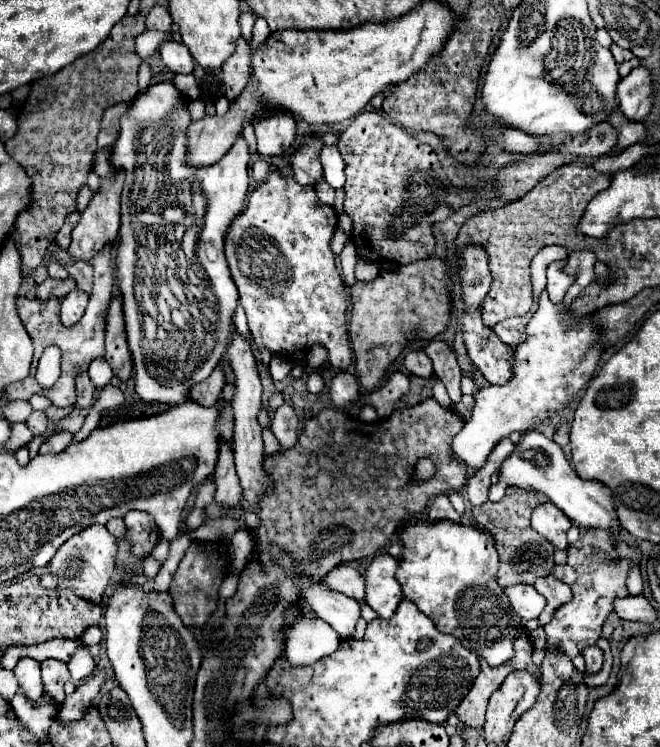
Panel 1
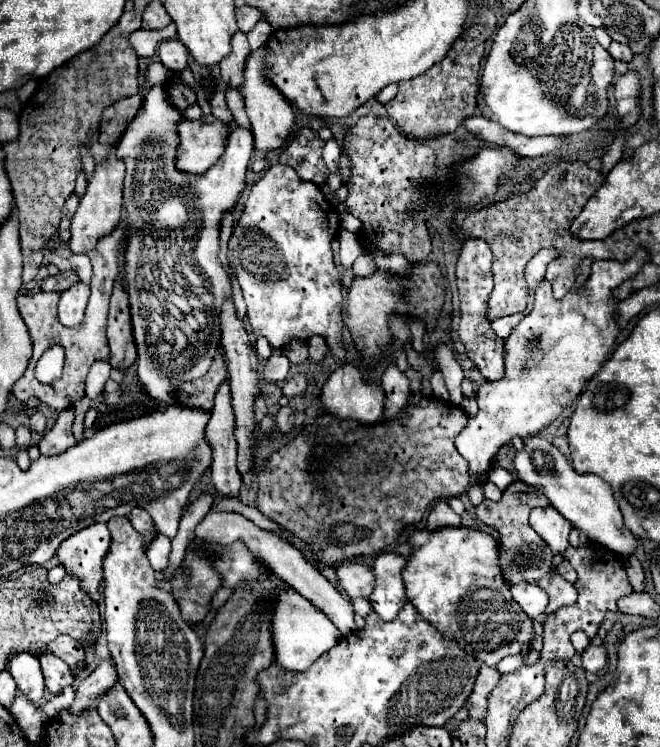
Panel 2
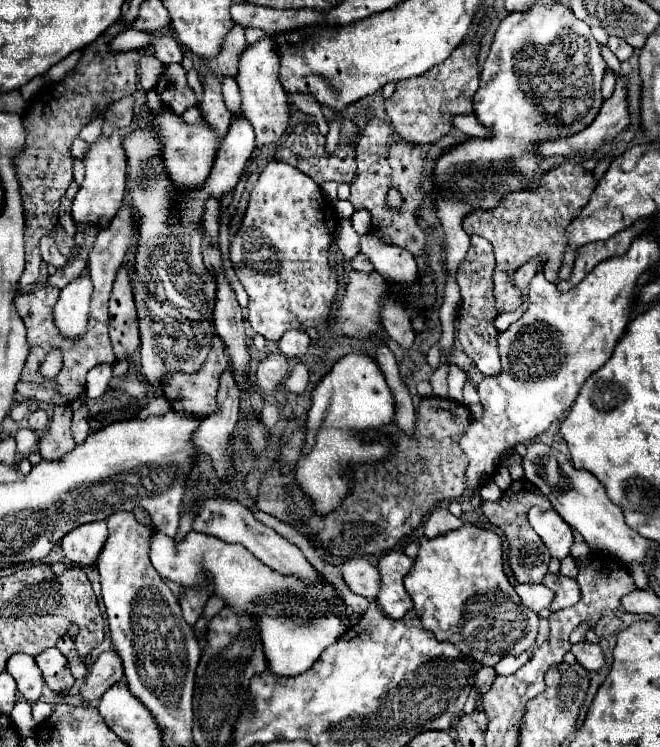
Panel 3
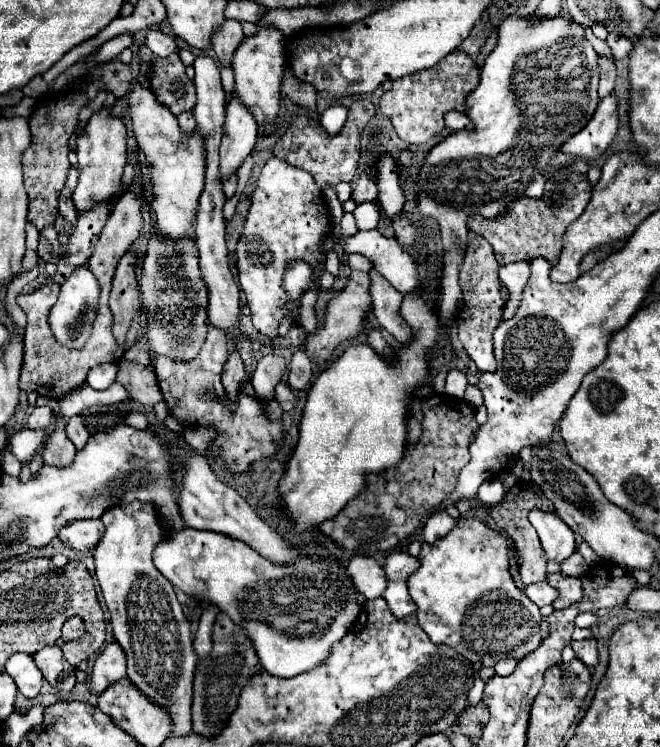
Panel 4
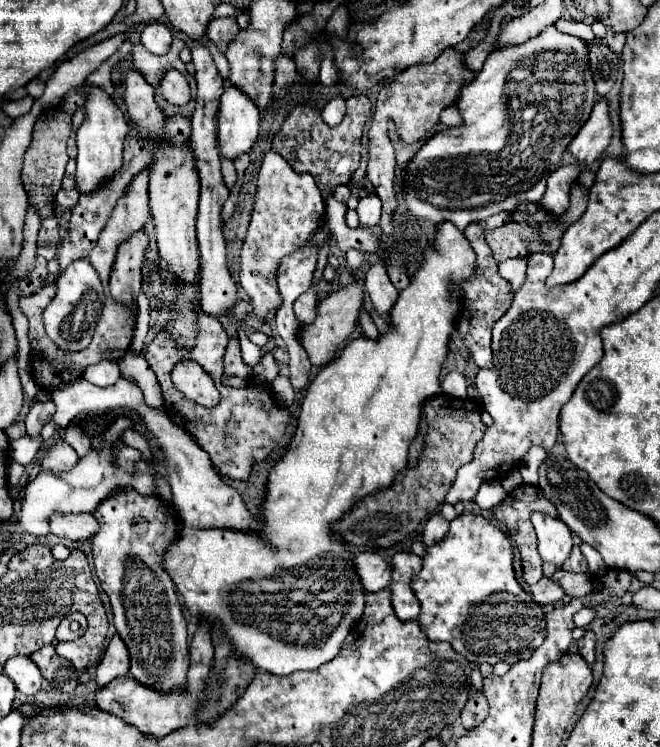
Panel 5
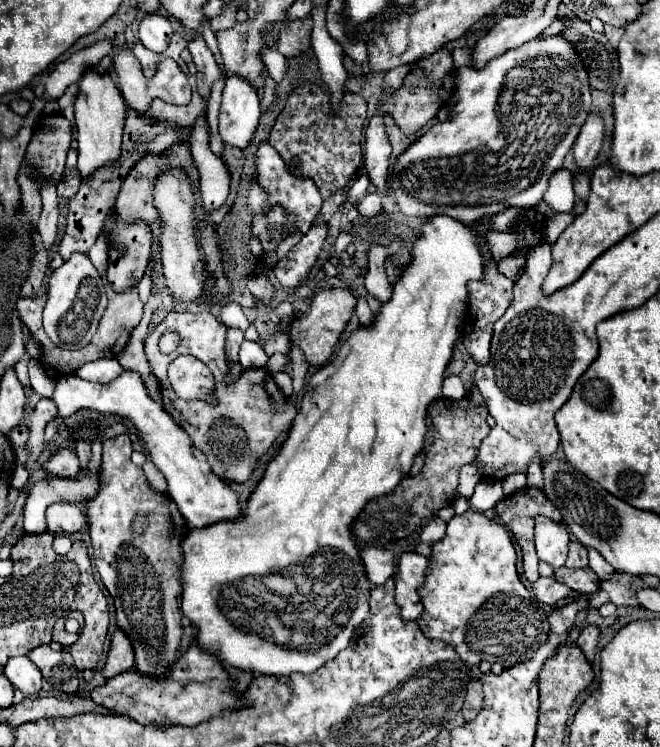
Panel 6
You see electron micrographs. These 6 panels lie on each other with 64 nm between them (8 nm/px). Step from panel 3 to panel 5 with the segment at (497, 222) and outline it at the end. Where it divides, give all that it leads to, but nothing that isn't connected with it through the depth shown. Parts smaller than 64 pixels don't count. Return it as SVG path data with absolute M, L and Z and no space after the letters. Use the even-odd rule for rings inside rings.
M574 182L572 196L570 196L570 208L566 214L556 216L556 214L544 210L540 204L522 204L512 212L510 222L506 222L504 226L486 234L486 242L492 248L494 258L498 262L502 262L506 258L516 258L516 256L528 256L532 252L554 254L556 246L560 244L560 238L564 234L564 228L568 228L568 224L574 222L586 210L586 202L588 202L588 190L584 190L578 182Z

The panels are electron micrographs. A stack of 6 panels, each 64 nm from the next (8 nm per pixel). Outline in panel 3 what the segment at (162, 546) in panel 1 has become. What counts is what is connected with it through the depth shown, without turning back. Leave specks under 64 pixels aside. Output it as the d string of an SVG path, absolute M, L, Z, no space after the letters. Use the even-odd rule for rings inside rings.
M194 530L180 542L156 532L150 546L150 562L160 576L184 588L212 584L212 594L220 596L226 606L232 606L238 616L250 614L258 626L268 670L276 676L296 676L306 672L348 628L340 616L344 600L338 588L322 574L318 574L318 580L312 586L306 586L298 576L272 572L272 568L260 564L260 560L256 560L256 556L242 544L228 544Z

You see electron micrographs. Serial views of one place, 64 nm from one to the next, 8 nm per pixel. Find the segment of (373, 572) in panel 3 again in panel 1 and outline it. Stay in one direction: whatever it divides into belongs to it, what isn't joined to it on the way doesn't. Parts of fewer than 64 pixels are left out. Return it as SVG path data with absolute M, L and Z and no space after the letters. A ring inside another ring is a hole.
M340 564L334 570L330 570L324 576L324 582L332 590L342 592L342 594L346 594L358 602L364 600L364 572L352 568L350 564Z

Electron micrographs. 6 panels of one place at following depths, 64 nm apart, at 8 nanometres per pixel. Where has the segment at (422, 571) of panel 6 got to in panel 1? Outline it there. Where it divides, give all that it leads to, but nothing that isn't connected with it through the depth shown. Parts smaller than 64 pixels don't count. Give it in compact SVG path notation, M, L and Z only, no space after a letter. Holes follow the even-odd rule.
M378 554L366 568L366 604L384 620L390 620L402 602L402 588L396 580L400 560L390 554Z

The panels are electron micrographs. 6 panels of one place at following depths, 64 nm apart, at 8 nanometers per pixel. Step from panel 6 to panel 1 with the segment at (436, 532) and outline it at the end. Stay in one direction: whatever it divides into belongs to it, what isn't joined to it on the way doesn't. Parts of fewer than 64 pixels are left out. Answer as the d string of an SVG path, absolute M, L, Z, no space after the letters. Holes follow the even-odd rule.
M438 496L428 512L428 520L430 522L440 522L440 520L450 520L450 522L460 522L460 514L452 508L448 496Z

